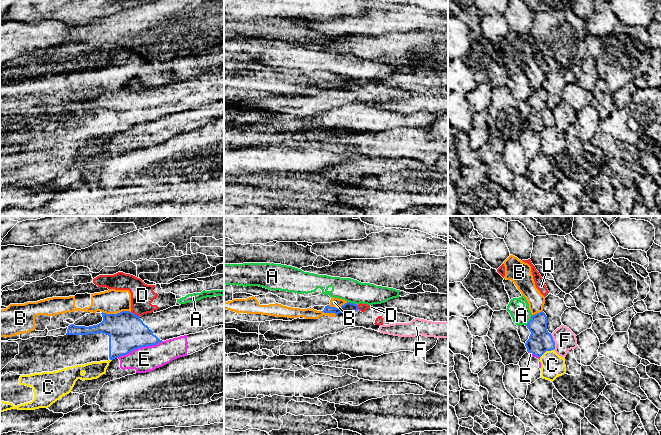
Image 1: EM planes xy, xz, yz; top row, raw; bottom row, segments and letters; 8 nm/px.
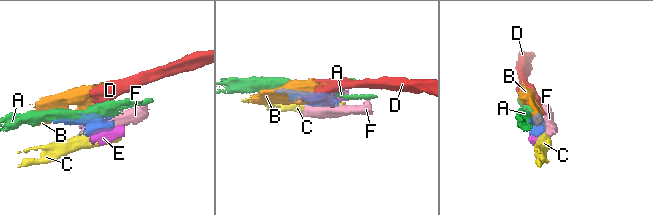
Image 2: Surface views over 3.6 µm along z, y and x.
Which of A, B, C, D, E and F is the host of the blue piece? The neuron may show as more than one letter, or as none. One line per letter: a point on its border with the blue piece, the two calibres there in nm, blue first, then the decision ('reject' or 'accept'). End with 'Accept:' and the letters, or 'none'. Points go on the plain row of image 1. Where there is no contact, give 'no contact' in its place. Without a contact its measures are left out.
A: yz (530, 96) | 190/140 nm | reject
B: xy (117, 89) | 300/190 nm | reject
C: yz (546, 126) | 190/190 nm | reject
D: xy (134, 90) | 300/190 nm | reject
E: xy (139, 123) | 300/200 nm | reject
F: yz (554, 118) | 190/170 nm | reject
Accept: none

